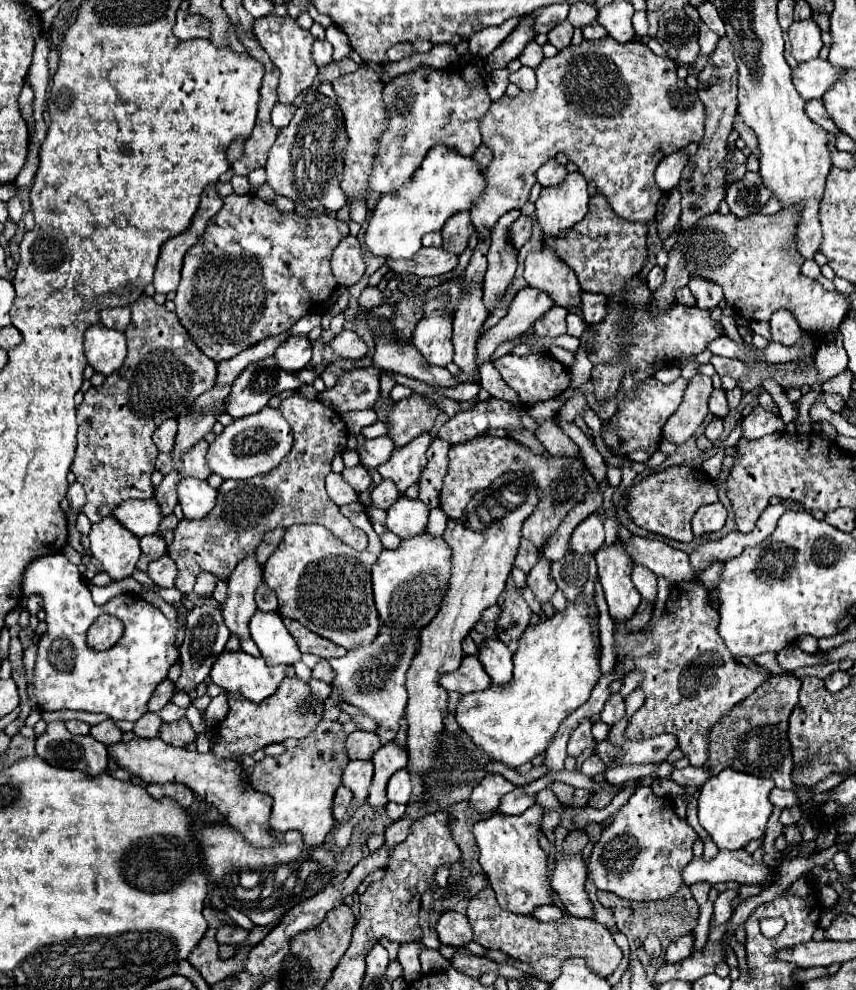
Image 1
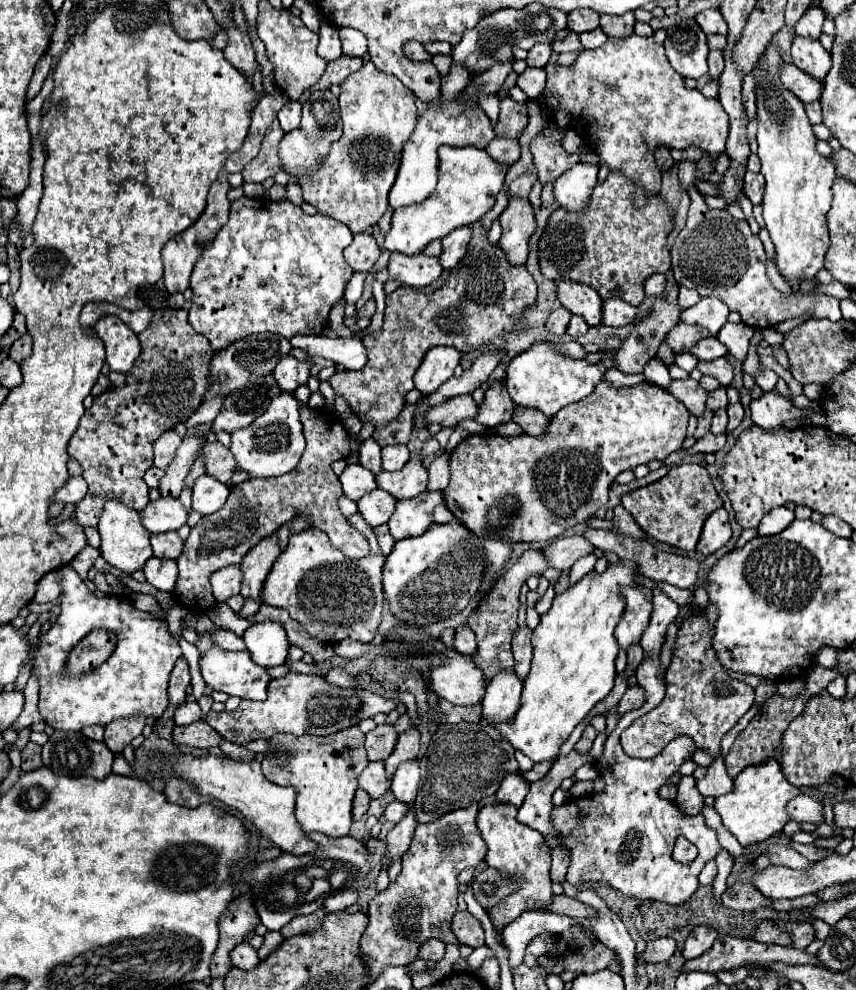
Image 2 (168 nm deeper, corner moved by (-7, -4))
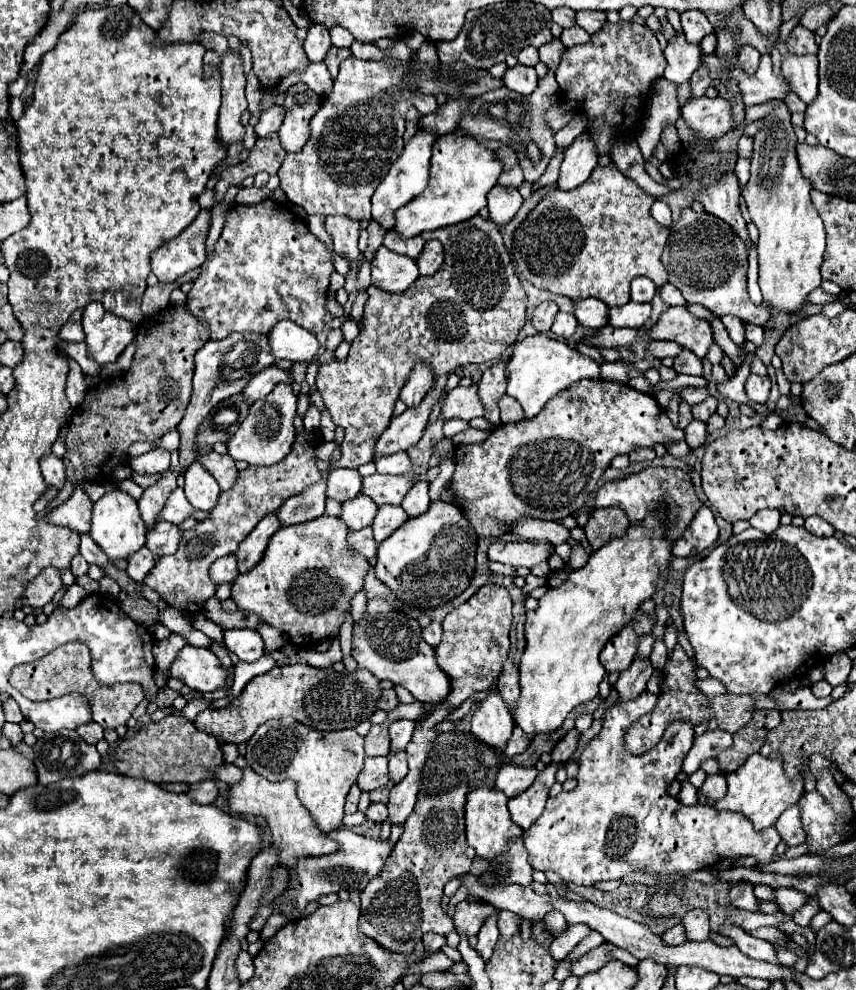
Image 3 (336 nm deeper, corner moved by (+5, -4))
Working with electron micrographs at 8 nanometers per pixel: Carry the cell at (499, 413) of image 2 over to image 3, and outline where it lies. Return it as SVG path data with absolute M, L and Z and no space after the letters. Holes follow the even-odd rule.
M498 362L492 368L488 368L482 376L482 380L478 382L478 394L480 400L486 408L486 420L492 426L500 424L500 414L498 414L498 400L500 396L506 392L506 364L508 362Z

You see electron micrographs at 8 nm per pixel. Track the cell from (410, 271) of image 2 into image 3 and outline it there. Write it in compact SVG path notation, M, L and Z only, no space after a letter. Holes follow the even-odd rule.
M380 246L372 260L372 284L388 292L404 292L418 278L416 260Z

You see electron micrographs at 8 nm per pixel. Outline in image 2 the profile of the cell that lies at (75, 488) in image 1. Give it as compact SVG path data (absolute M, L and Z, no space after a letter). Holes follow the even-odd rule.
M70 476L68 482L56 492L54 500L56 500L56 502L64 502L64 504L78 504L78 502L86 496L86 492L88 492L86 482L84 482L82 478Z

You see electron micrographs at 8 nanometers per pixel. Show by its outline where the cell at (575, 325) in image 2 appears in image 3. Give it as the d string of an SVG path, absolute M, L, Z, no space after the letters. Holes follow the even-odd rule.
M558 312L556 318L554 318L554 324L552 324L552 332L554 332L556 336L570 338L570 336L574 334L576 326L578 326L578 320L576 320L572 314L568 314L568 312Z

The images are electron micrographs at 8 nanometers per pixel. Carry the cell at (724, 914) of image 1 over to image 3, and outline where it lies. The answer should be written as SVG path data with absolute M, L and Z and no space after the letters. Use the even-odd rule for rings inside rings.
M750 882L736 884L730 890L730 904L736 906L736 908L742 908L742 910L756 912L758 910L758 900L756 900L756 896L752 892L752 884Z

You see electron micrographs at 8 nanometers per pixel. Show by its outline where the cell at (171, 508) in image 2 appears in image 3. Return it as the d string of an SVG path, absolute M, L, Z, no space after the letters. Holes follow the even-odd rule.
M176 488L176 490L170 494L164 510L160 512L160 518L162 518L162 520L168 520L168 522L172 522L172 524L182 524L182 522L184 522L188 516L192 516L194 512L196 512L196 510L194 510L192 504L188 502L184 490L182 490L182 488Z

